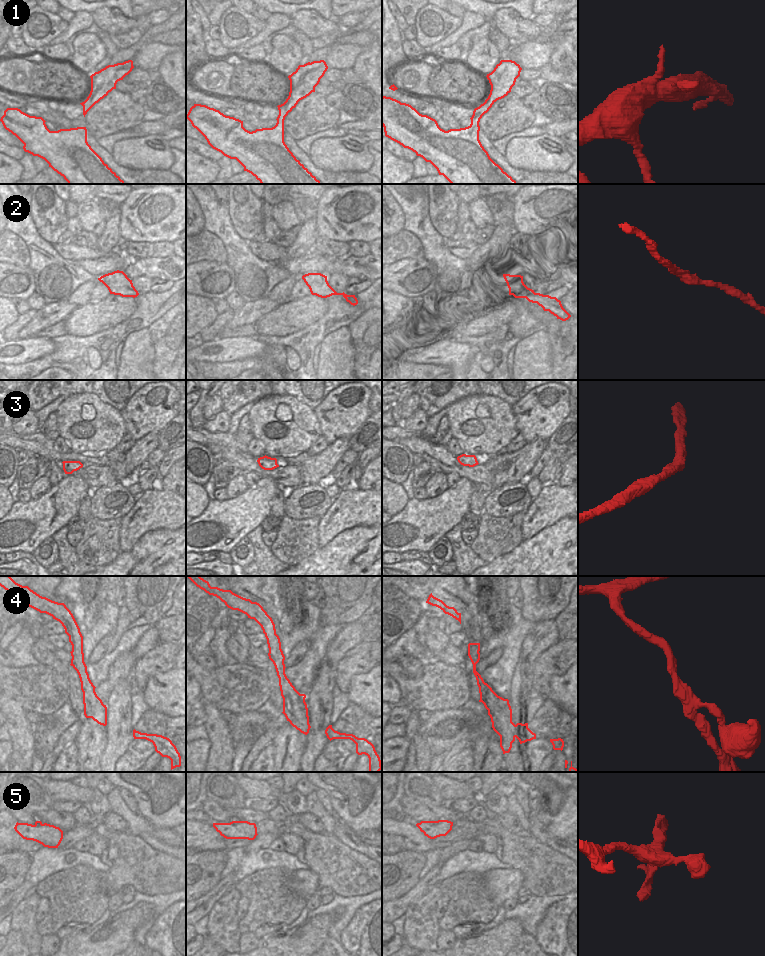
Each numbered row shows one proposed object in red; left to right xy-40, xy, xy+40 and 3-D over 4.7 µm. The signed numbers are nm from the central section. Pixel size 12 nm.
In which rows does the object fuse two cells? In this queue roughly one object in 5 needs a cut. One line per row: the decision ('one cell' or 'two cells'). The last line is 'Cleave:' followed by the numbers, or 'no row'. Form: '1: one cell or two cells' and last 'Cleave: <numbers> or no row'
1: one cell
2: one cell
3: one cell
4: one cell
5: two cells
Cleave: 5

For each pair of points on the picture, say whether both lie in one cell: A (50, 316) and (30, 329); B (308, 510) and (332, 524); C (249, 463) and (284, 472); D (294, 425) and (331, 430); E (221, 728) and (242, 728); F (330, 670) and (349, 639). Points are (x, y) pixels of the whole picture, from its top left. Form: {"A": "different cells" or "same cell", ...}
{"A": "same cell", "B": "different cells", "C": "same cell", "D": "different cells", "E": "different cells", "F": "same cell"}

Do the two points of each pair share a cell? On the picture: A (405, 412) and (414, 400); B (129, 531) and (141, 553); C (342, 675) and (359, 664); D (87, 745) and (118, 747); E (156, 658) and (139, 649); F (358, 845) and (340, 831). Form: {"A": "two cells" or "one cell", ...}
{"A": "one cell", "B": "two cells", "C": "one cell", "D": "two cells", "E": "two cells", "F": "one cell"}

